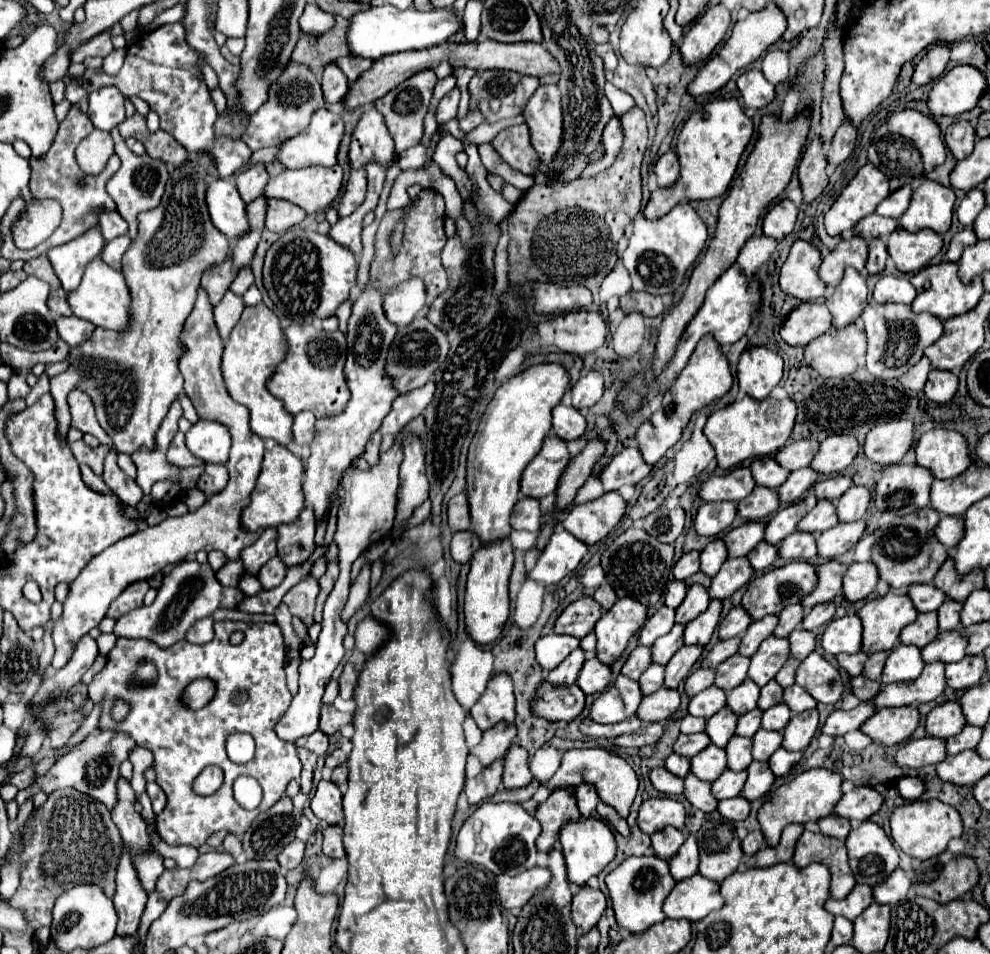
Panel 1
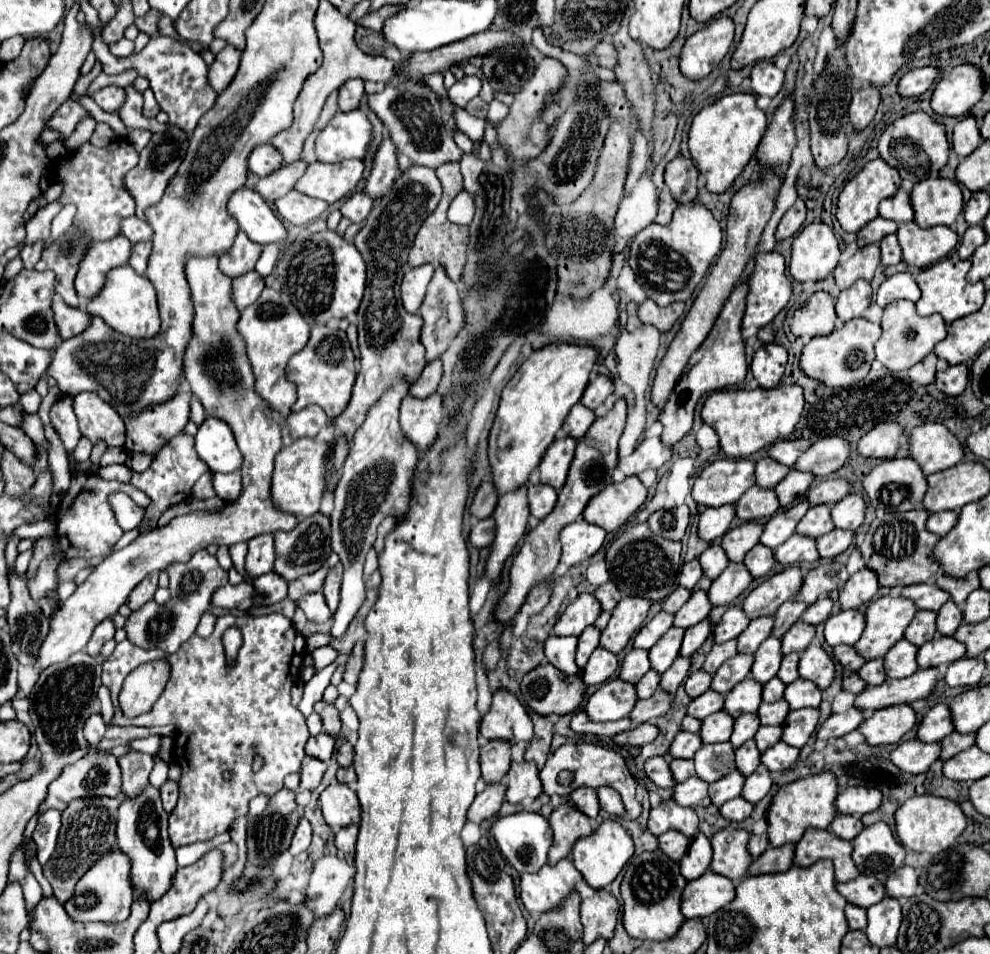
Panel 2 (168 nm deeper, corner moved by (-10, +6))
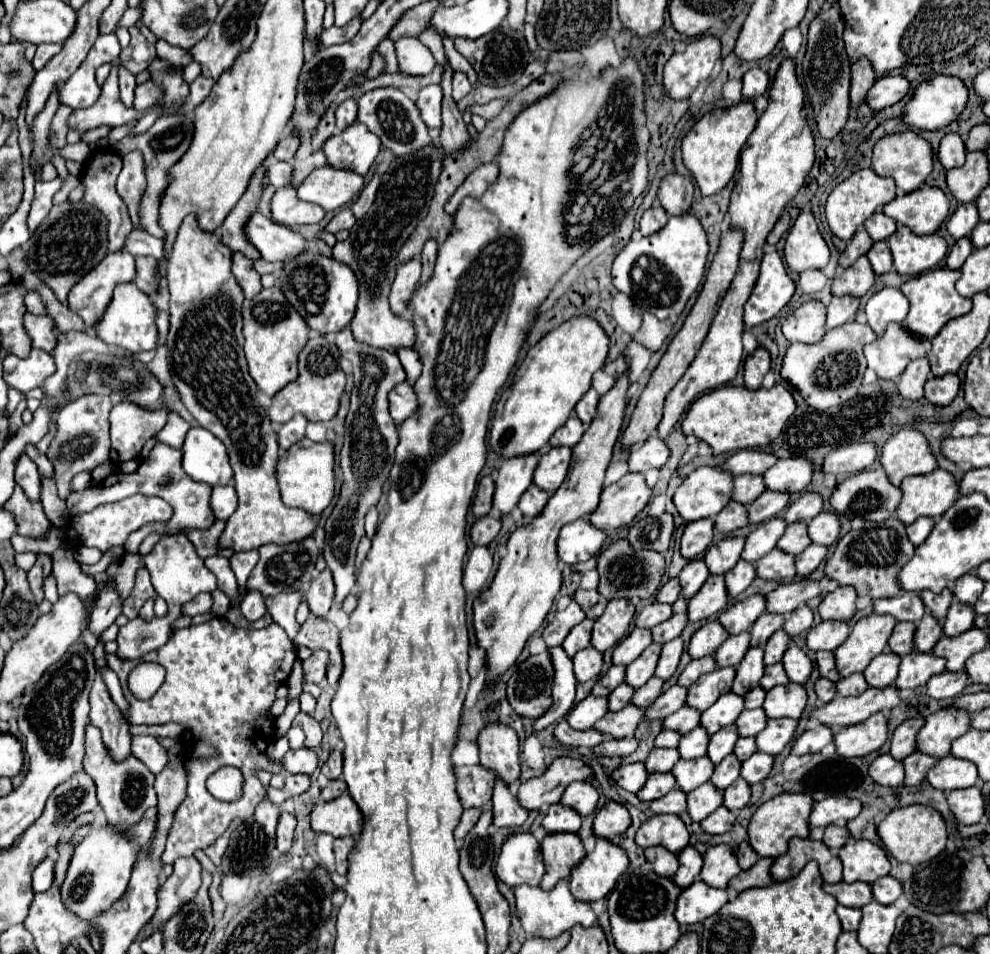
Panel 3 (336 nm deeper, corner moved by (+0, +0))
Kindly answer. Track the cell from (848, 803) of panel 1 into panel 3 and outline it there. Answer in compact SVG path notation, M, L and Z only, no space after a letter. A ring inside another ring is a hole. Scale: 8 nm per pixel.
M830 796L814 804L810 814L810 826L830 826L836 822L846 822L862 812L862 802L846 796Z

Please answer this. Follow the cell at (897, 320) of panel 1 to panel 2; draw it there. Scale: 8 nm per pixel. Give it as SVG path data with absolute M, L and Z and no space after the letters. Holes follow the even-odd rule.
M898 300L892 302L882 316L882 336L876 342L876 360L882 362L888 370L898 372L898 370L908 370L912 368L918 360L922 360L926 354L934 350L934 344L946 338L946 324L942 316L928 316L922 318L916 314L914 302L908 300Z

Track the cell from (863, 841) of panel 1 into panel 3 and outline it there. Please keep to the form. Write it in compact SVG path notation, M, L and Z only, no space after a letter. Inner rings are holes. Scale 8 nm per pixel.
M850 838L840 848L840 860L844 864L844 882L876 882L890 872L890 862L882 846L870 840Z

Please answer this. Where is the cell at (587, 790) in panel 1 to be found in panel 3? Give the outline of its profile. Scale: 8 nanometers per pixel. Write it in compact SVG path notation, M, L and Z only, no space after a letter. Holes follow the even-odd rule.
M552 804L542 820L542 826L546 832L578 832L580 822L582 818L576 810L562 804Z

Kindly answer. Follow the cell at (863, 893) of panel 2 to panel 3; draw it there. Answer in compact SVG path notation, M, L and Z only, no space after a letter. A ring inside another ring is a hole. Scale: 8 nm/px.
M838 882L838 884L824 884L824 892L832 894L838 904L848 908L862 908L872 902L872 890L866 882Z

